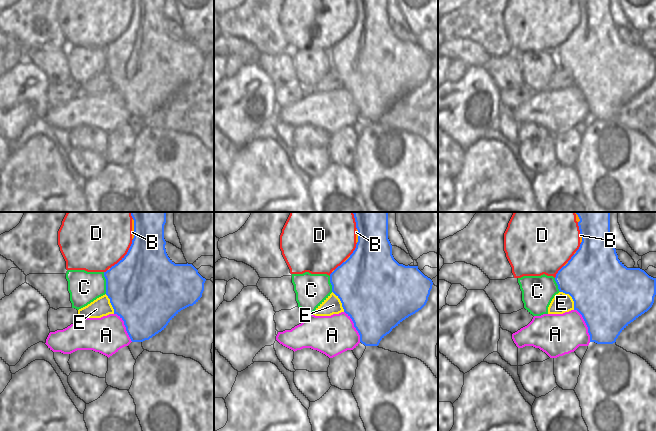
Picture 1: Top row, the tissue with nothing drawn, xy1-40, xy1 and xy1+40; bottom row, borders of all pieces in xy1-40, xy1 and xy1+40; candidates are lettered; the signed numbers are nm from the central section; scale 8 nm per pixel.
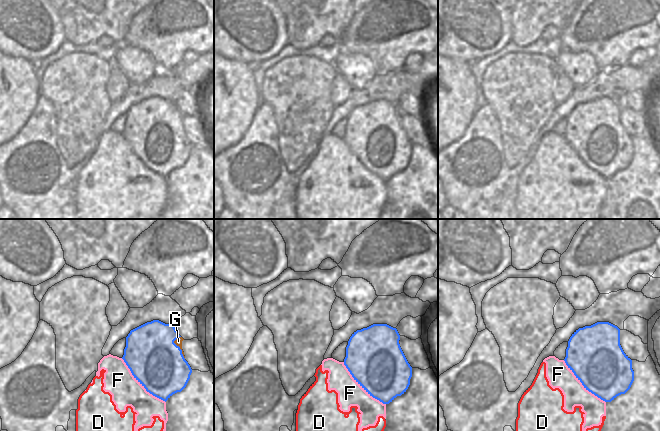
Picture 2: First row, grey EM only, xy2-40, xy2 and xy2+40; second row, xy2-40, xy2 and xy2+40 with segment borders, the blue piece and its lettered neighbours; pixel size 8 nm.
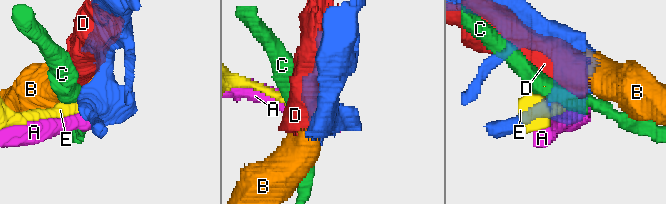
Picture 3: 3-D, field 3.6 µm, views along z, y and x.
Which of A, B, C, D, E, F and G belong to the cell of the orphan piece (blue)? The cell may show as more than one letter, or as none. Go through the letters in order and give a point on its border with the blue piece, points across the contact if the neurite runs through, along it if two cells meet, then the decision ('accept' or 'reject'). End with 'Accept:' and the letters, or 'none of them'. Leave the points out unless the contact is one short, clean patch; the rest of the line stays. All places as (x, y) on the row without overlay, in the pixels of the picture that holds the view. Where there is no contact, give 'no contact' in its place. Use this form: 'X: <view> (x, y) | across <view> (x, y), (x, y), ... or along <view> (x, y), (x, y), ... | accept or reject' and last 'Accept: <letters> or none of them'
A: xy1+40 (586, 100) | reject
B: xy1-40 (134, 7) | reject
C: xy1-40 (106, 59) | reject
D: xy1-40 (126, 30) | reject
E: xy1+40 (572, 74) | reject
F: xy2-40 (140, 159) | accept
G: xy2-40 (179, 123) | reject
Accept: F

